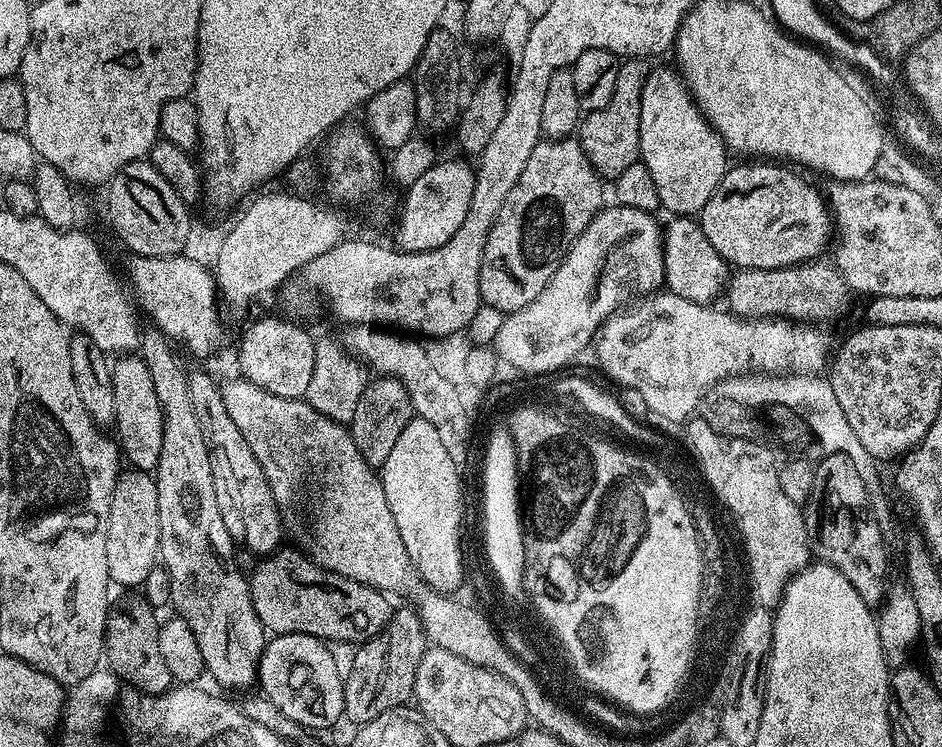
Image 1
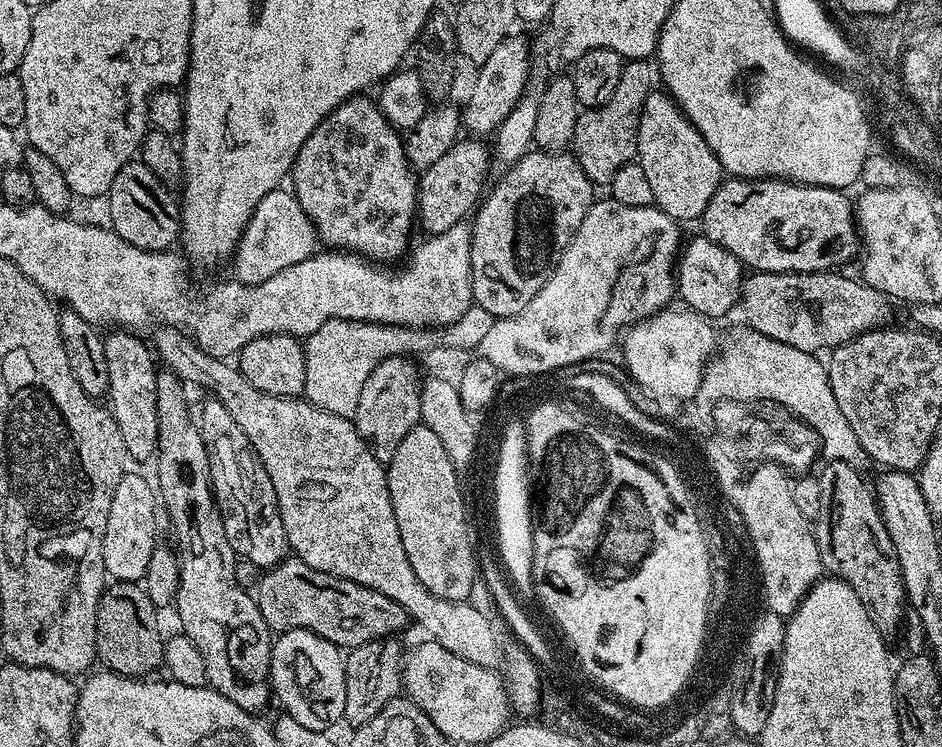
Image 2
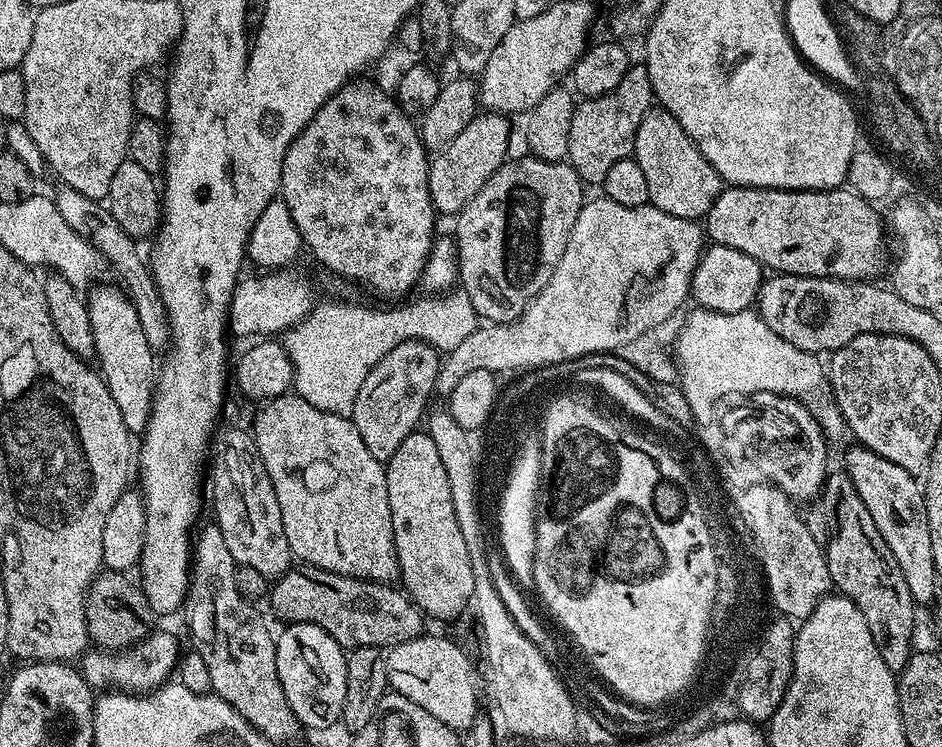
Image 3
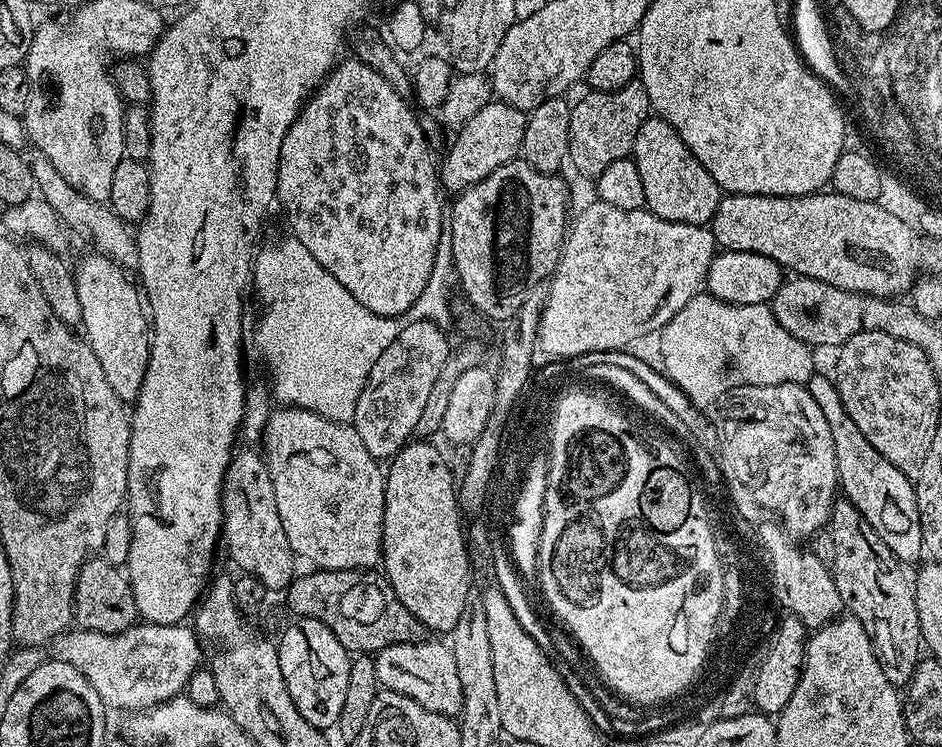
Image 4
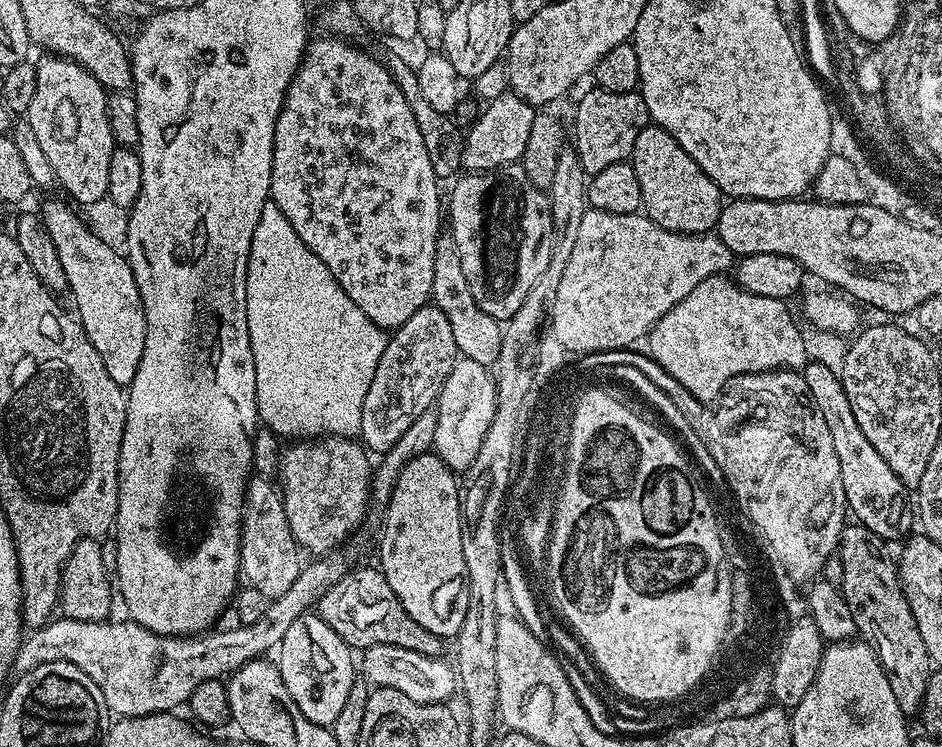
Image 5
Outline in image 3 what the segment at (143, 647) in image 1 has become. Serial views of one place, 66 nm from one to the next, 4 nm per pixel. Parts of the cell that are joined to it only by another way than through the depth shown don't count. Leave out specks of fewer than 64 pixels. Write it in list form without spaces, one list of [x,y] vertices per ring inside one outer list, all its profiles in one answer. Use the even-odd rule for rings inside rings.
[[[101,571],[93,580],[86,598],[86,626],[89,641],[97,649],[118,652],[145,640],[153,631],[154,613],[143,588],[123,572]]]

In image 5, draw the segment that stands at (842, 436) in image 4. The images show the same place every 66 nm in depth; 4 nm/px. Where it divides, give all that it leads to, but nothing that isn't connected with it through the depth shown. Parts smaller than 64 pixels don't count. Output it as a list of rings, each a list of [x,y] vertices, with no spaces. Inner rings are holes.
[[[812,360],[804,366],[802,375],[811,400],[829,427],[834,452],[838,455],[839,469],[842,471],[843,489],[846,490],[849,511],[857,523],[866,526],[885,541],[892,542],[904,528],[907,489],[894,474],[894,470],[883,461],[878,450],[867,441],[862,428],[858,426],[854,410],[850,407],[850,400],[841,384],[839,373],[829,366],[825,361]]]

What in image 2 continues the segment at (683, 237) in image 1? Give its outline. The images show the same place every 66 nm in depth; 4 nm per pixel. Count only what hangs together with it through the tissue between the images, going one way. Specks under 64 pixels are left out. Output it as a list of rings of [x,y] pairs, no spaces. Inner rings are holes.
[[[703,234],[683,245],[676,266],[676,290],[685,309],[705,318],[724,316],[740,303],[740,289],[744,286],[746,269],[730,250],[718,246]]]

